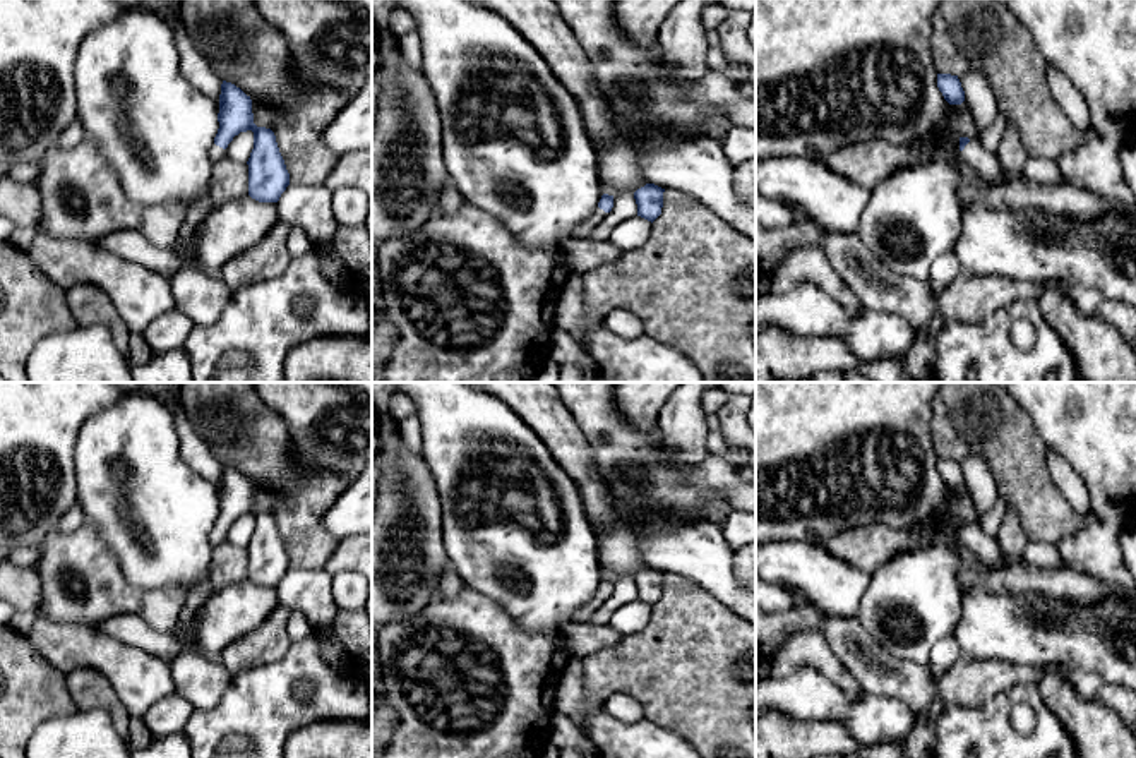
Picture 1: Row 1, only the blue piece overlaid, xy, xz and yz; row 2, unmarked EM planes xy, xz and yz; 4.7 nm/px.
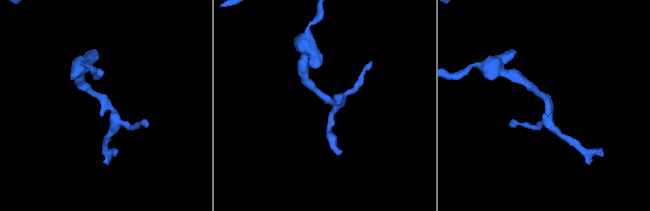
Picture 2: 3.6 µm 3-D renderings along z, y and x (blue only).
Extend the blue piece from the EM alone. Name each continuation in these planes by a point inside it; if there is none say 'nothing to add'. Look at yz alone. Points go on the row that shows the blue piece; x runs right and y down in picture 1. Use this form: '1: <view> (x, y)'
1: yz (986, 163)

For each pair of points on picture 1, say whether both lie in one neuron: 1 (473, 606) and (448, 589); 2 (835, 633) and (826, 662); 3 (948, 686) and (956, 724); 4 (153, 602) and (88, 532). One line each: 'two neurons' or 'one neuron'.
1: two neurons
2: two neurons
3: two neurons
4: one neuron

